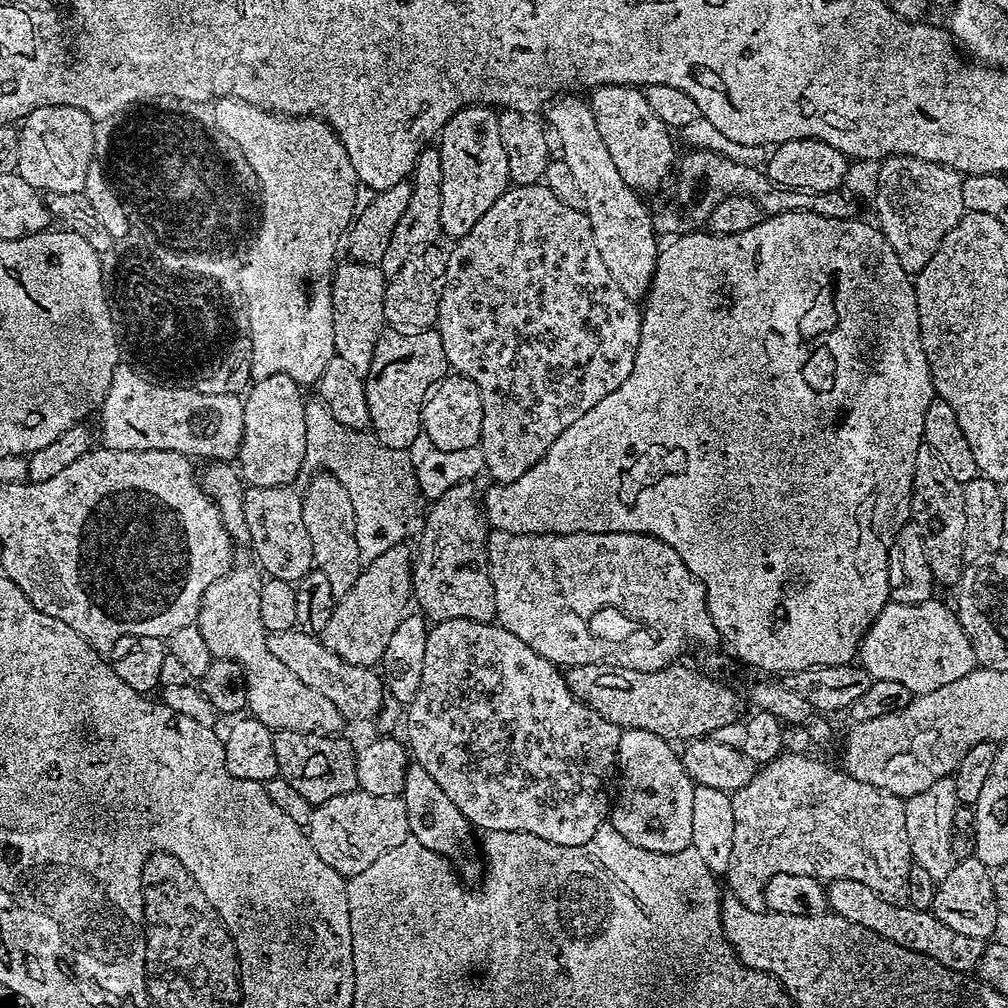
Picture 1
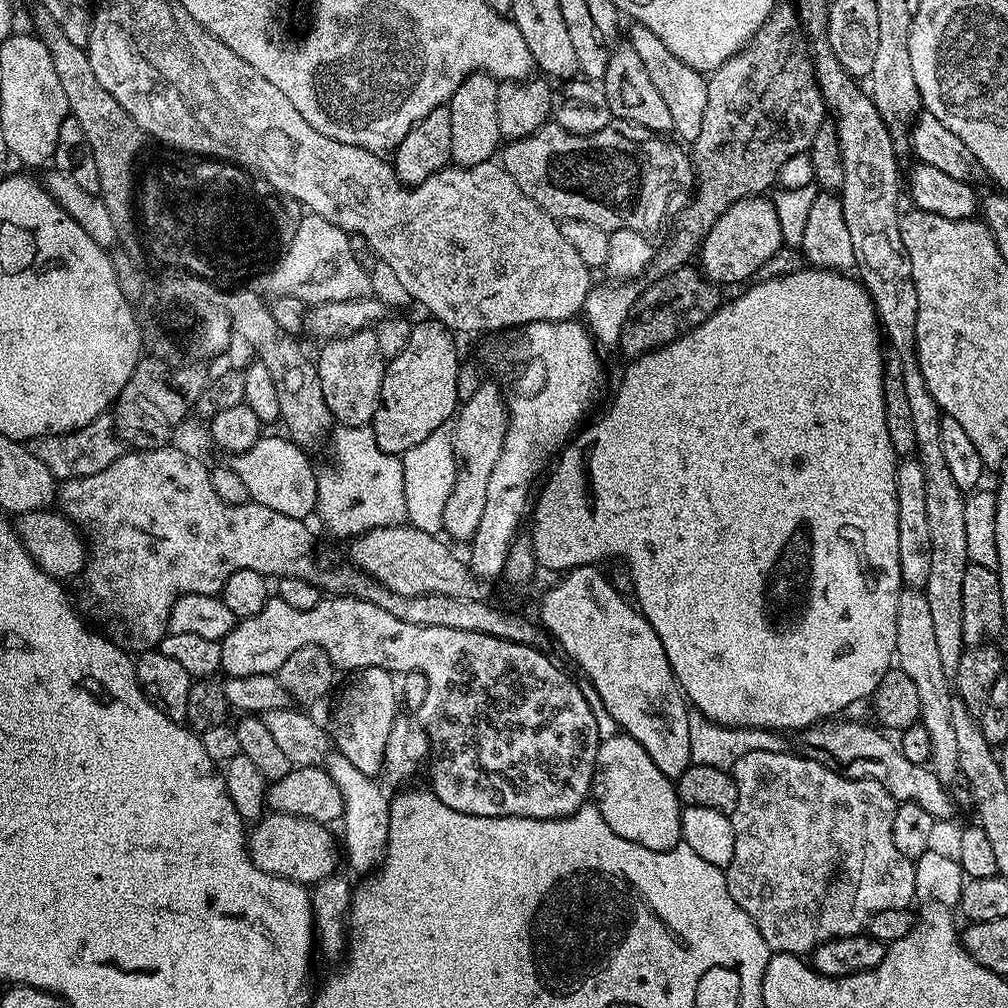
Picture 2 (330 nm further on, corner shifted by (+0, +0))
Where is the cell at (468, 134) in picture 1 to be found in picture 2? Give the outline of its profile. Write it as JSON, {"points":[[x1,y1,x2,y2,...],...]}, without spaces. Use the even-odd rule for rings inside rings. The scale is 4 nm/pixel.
{"points":[[486,72,470,74,462,86,454,90,446,106,450,110,451,163,462,168,489,163,502,144,498,130,498,82,495,78]]}

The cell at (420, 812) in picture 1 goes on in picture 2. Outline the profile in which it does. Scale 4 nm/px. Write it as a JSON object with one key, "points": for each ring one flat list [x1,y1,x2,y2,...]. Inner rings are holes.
{"points":[[362,668,349,680,352,681,345,686,332,716,330,740,335,751,341,752,357,770,376,778,384,772,386,738,390,738,392,723,398,715,398,684,393,673,385,668]]}

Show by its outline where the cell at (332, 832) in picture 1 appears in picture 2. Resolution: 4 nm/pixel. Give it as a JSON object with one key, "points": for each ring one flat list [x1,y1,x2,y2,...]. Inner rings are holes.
{"points":[[269,811,263,818,255,821,256,828,247,833,248,857,266,874,296,880,305,886,315,886,327,876,337,875,336,863,341,863,342,848,332,837,333,829,327,824,319,824,310,818,294,814]]}

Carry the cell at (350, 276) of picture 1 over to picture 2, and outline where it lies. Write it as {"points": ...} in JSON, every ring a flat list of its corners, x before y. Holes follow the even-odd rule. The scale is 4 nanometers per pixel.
{"points":[[363,328,349,336,337,336,323,345,320,356,315,357,318,370,318,382,322,382,322,398,326,398,326,406,330,410,333,421,346,427,371,425,374,410,380,405,380,391,386,361,382,350,378,350,378,338,372,328]]}

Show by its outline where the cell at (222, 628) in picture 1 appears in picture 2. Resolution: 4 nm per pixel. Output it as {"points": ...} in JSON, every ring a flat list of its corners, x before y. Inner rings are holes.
{"points":[[335,750,329,751,326,767,330,778,334,778,338,790,342,793,342,802,344,803,344,815,342,817,342,825,344,824,344,840,342,836,342,852,346,857,346,864,353,868,356,872,368,872,364,874,372,874,379,869,383,859,384,851,388,848,388,839,390,838,390,800,382,789,376,785,377,781,373,777,362,774,362,770,357,770,351,762,343,756,341,752]]}

